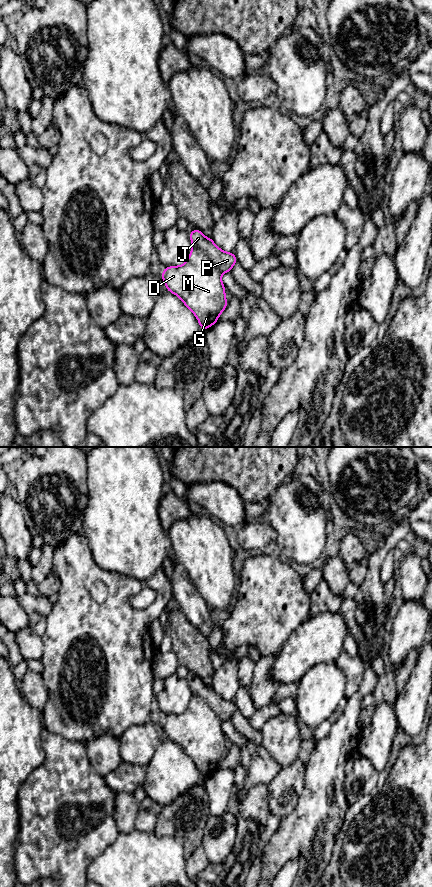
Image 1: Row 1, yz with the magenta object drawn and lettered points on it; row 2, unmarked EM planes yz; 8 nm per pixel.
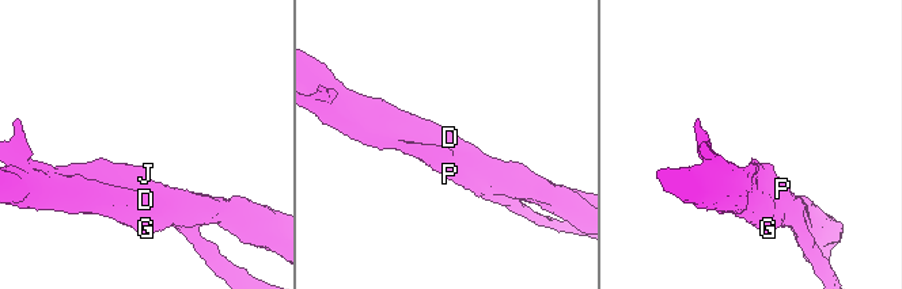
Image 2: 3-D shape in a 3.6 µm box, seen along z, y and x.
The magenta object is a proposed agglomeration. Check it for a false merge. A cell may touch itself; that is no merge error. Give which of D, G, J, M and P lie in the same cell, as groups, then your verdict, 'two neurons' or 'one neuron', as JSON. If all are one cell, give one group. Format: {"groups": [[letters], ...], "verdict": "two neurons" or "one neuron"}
{"groups": [["D", "G", "M"], ["J", "P"]], "verdict": "two neurons"}

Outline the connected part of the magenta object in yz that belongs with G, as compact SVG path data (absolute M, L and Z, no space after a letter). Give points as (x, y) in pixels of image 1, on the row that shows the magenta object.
M192 247L191 253L183 265L166 267L161 274L167 290L177 295L193 312L203 331L218 321L219 315L228 304L225 298L226 289L221 280L222 272L205 251Z

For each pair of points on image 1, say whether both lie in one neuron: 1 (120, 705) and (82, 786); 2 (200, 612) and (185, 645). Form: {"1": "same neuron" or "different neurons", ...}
{"1": "different neurons", "2": "different neurons"}

